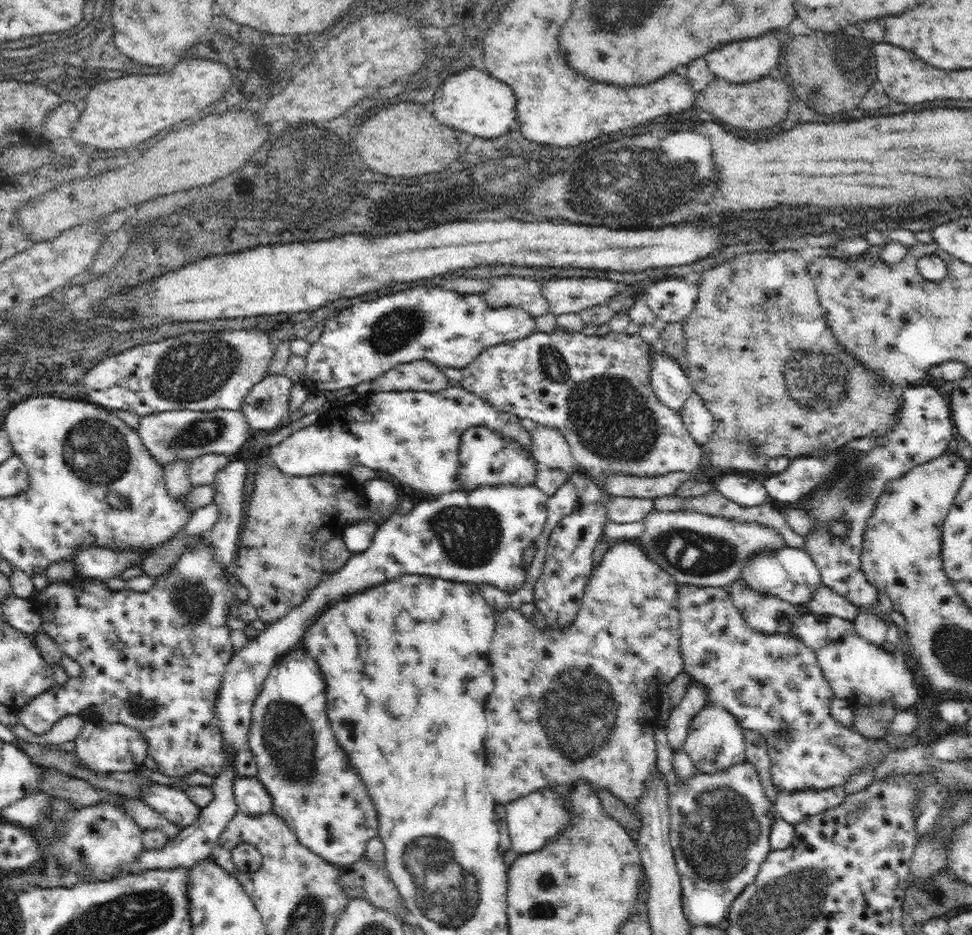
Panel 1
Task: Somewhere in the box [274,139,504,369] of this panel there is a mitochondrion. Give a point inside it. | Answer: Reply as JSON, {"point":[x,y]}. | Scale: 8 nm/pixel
{"point":[378,206]}

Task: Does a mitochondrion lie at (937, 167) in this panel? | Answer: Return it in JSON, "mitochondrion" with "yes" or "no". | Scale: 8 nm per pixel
{"mitochondrion":"yes"}

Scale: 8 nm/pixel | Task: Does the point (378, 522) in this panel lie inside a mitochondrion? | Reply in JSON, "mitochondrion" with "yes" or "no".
{"mitochondrion":"no"}

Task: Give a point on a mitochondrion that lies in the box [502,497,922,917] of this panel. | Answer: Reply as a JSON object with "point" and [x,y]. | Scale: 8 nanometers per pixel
{"point":[720,831]}

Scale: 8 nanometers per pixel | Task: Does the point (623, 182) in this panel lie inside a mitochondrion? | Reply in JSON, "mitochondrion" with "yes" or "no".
{"mitochondrion":"yes"}

